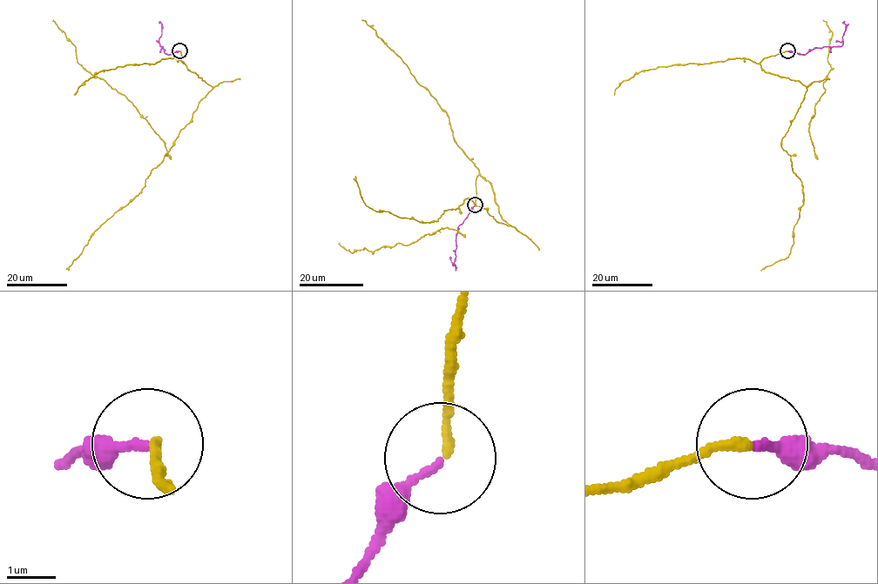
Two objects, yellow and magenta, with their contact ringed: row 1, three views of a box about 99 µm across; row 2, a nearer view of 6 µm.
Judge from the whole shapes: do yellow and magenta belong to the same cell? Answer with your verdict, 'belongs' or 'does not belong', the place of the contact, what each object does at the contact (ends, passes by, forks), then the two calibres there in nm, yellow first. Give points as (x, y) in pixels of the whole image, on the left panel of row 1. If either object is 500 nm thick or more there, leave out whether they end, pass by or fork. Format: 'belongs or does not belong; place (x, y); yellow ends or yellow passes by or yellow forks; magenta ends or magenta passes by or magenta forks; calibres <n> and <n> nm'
belongs; place (179, 50); yellow ends; magenta ends; calibres 180 and 170 nm

